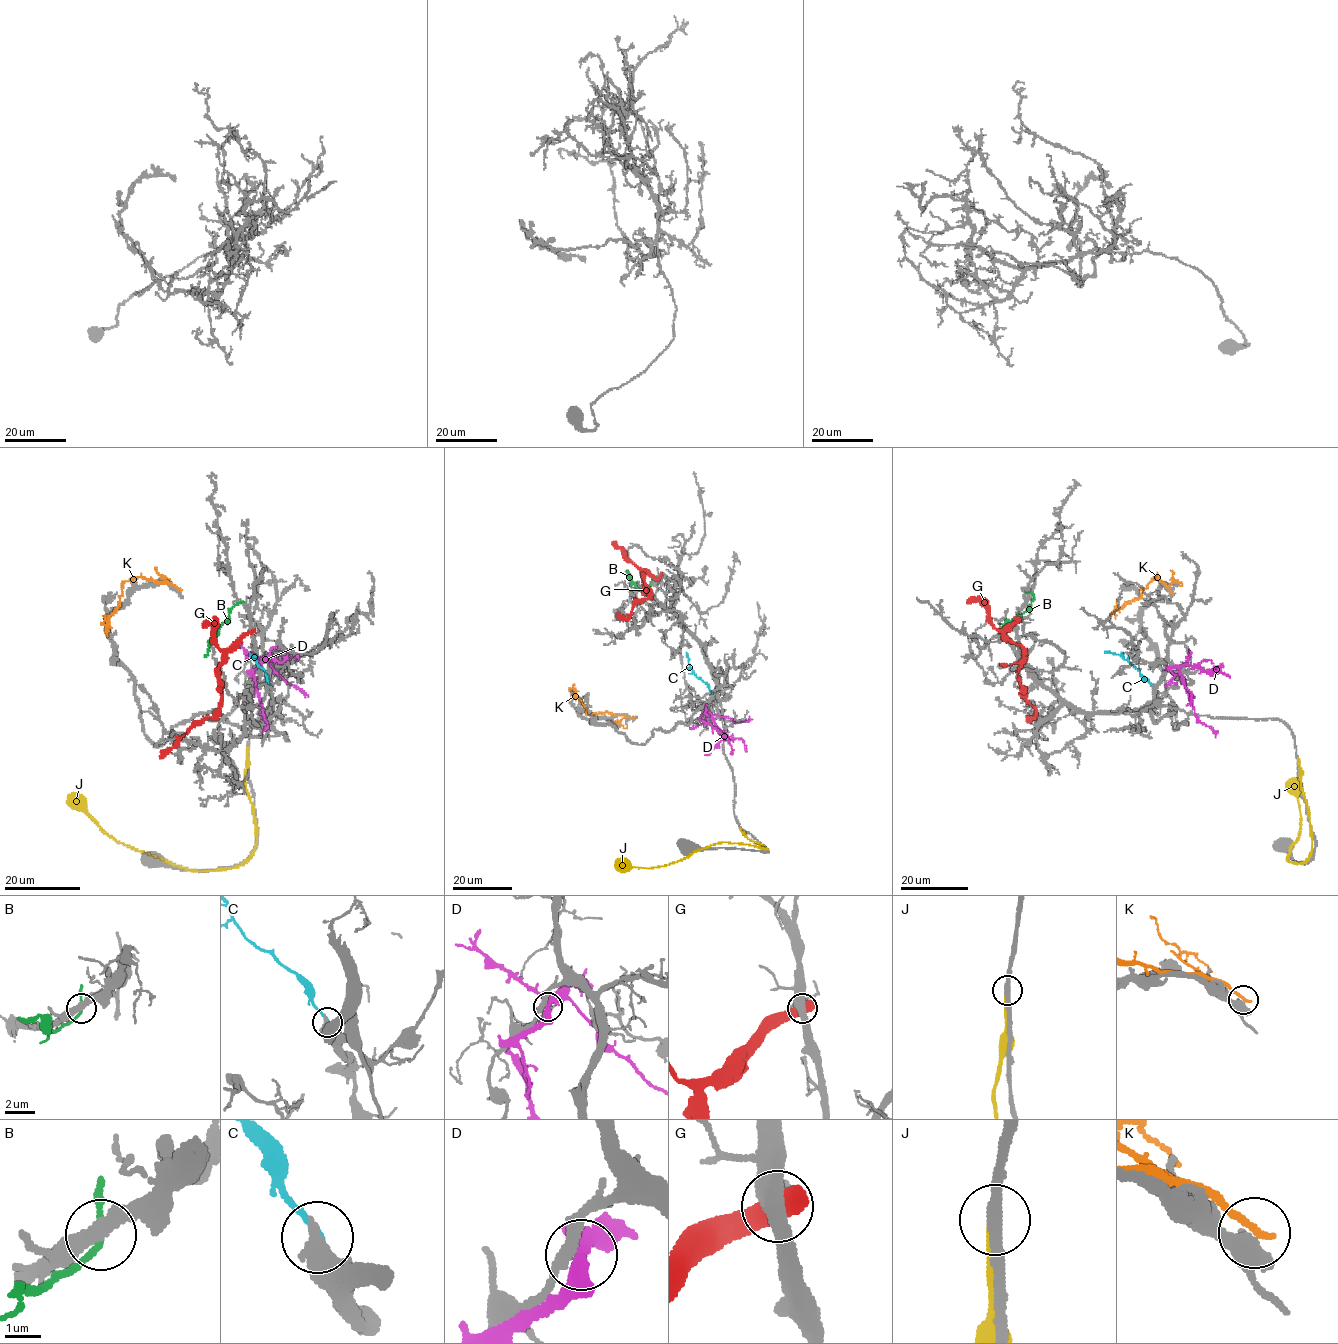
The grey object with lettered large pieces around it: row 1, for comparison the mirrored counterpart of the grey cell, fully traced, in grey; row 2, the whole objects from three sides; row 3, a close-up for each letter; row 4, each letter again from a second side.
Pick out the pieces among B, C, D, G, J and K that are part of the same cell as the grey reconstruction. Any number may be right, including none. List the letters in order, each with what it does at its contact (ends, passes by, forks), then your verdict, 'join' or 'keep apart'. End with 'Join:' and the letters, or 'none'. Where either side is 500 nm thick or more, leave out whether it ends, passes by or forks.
B: it passes by | keep apart
C: keep apart
D: it passes by | keep apart
G: keep apart
J: it ends | keep apart
K: keep apart
Join: none

